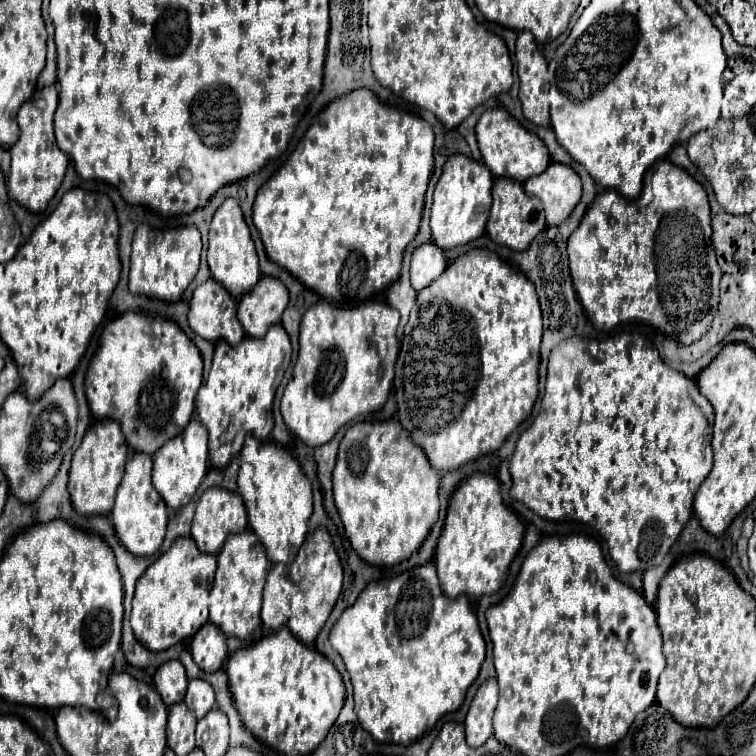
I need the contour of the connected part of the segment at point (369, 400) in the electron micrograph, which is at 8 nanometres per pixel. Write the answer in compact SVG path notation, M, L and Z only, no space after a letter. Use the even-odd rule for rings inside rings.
M323 300L305 312L299 358L279 406L287 428L303 444L323 446L355 416L385 406L399 354L397 324L399 312L379 300L367 300L355 308L333 308Z

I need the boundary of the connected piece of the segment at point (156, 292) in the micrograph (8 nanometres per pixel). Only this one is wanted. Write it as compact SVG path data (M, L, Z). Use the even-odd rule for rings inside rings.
M147 224L139 226L135 232L131 252L129 292L163 302L181 300L183 292L193 282L199 270L199 256L201 256L201 234L195 226L183 226L173 230L157 230Z

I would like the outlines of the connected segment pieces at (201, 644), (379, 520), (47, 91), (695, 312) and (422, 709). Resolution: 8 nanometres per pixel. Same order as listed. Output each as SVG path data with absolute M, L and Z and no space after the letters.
M205 624L191 640L191 654L203 672L217 672L227 660L227 638L215 624Z
M397 420L359 422L345 432L333 470L333 498L345 534L361 560L373 566L395 566L421 548L439 516L439 480L439 472L431 468L421 448L413 444L409 432L405 432Z
M55 86L39 88L31 101L21 106L17 113L17 123L20 129L20 136L15 146L11 146L11 172L7 178L7 192L9 196L25 206L29 212L41 212L47 208L49 200L55 196L57 188L63 182L69 156L59 150L55 142L53 132L53 114L59 104L59 94Z
M657 160L647 172L645 172L645 180L643 180L643 192L629 200L624 198L615 192L615 190L603 190L597 200L593 200L593 204L587 208L581 224L577 226L577 230L569 236L569 242L567 242L567 254L569 254L569 266L571 266L571 278L573 278L573 286L575 286L575 292L577 292L577 298L579 302L583 304L589 320L599 328L599 330L611 330L613 326L617 326L619 322L627 322L627 320L643 320L647 324L651 324L653 328L661 330L667 338L675 340L677 344L693 344L697 342L699 338L703 338L715 318L715 310L719 308L719 282L721 282L721 268L717 264L717 256L715 256L715 248L711 244L711 212L709 212L709 200L707 200L707 192L703 190L703 186L693 180L693 176L671 164L669 160Z
M431 562L423 564L421 568L413 568L409 572L403 572L403 574L399 574L399 576L387 580L387 582L377 580L377 584L369 584L369 588L365 588L365 592L355 600L355 604L341 614L339 622L333 626L333 630L329 634L329 640L331 640L331 646L335 648L335 652L339 652L339 656L343 658L347 672L351 674L351 682L353 682L353 688L355 688L355 712L357 712L357 718L361 720L361 726L377 742L389 742L389 744L413 744L425 732L429 732L437 724L437 720L441 716L459 710L465 696L467 696L469 686L479 676L479 668L481 668L481 664L485 660L485 640L483 640L483 636L479 632L479 624L477 624L477 618L475 618L475 614L471 610L469 600L463 598L463 596L461 596L461 600L445 598L443 592L441 592L441 586L439 586L435 564L431 564Z

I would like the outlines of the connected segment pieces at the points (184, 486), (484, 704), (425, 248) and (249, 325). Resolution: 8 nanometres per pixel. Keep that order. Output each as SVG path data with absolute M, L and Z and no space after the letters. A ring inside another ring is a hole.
M191 420L187 428L175 436L173 440L167 440L153 456L153 486L161 494L163 502L167 508L177 510L191 502L195 496L203 476L207 474L207 460L209 460L209 450L207 450L207 438L209 432L199 424L199 420Z
M489 678L483 682L471 702L471 708L467 712L465 730L467 730L467 744L477 748L485 744L487 738L493 736L493 712L497 706L497 680Z
M421 244L411 258L411 284L417 292L421 292L425 286L429 286L435 278L441 276L445 270L447 260L443 252L433 244Z
M263 276L253 292L247 292L237 308L237 318L245 332L253 338L265 336L267 328L281 320L283 310L287 308L289 292L285 284L277 278Z

